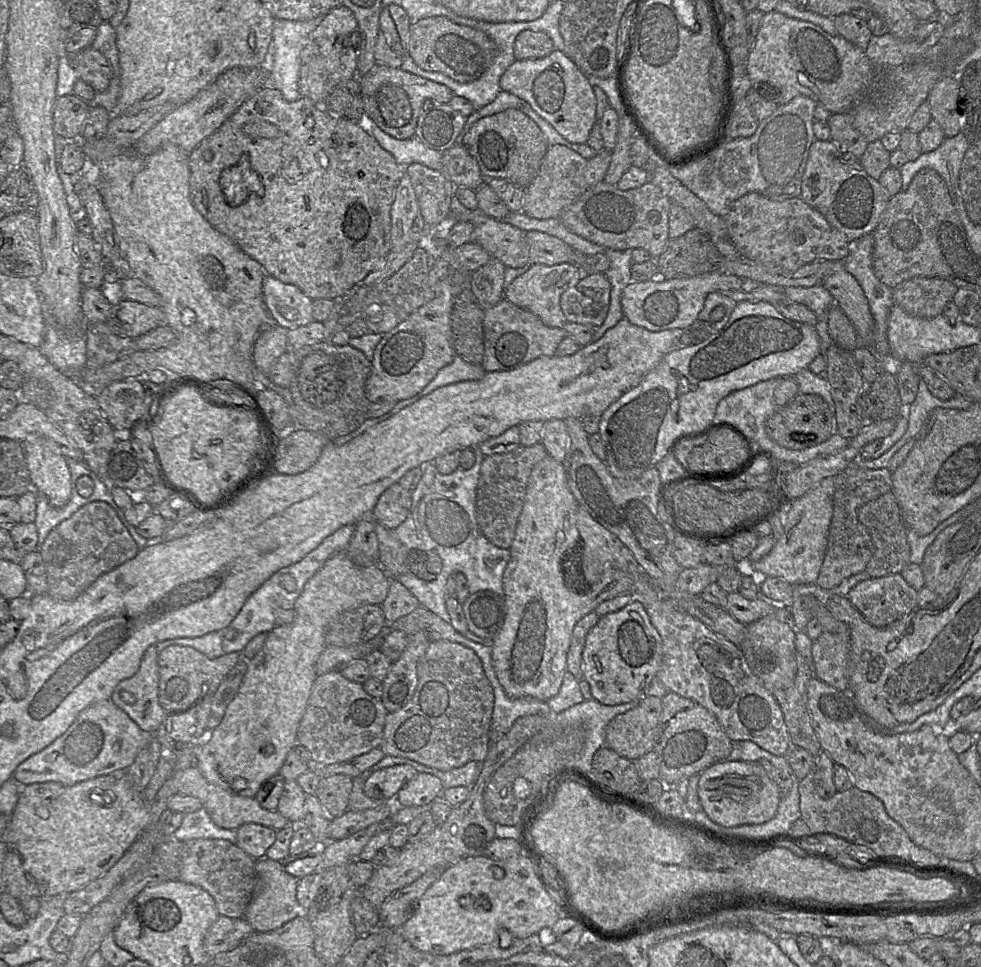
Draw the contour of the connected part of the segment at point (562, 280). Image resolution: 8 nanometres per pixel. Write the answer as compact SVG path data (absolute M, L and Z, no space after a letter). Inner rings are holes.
M529 263L527 265L528 269L524 274L505 285L504 299L531 312L546 326L563 328L567 321L560 308L560 297L570 287L570 282L576 277L578 268L570 263L551 266L540 263Z

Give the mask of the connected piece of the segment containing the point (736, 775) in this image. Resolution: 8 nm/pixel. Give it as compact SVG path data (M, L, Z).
M719 759L707 764L700 773L697 791L702 811L713 822L725 827L768 821L774 816L781 799L777 783L767 775L760 763L742 760Z

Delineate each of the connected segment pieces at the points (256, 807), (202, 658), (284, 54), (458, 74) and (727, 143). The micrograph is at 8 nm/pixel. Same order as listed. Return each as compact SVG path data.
M195 765L183 770L175 770L159 793L160 796L164 797L164 800L174 794L189 795L197 798L215 824L225 829L235 830L235 832L239 826L246 823L257 823L275 830L291 824L277 810L263 808L254 796L240 796L208 781Z
M171 644L158 653L159 666L159 703L166 712L180 712L198 704L204 698L211 697L220 682L240 660L240 653L223 653L216 658L209 658L207 655L190 646Z
M325 15L309 20L275 21L271 41L274 46L273 64L264 87L279 90L287 101L302 97L298 89L300 53Z
M391 4L387 9L396 24L400 39L403 41L403 48L406 49L405 56L410 57L424 71L439 72L461 83L471 82L485 72L496 55L496 44L480 30L457 24L444 16L432 16L410 23L406 11L401 6Z
M798 95L788 103L778 105L774 112L757 125L749 137L728 139L719 137L714 143L700 152L681 159L668 169L683 186L703 201L716 215L725 215L730 205L745 194L757 192L773 200L786 200L800 196L801 178L805 170L811 144L816 140L813 132L814 110L817 102Z

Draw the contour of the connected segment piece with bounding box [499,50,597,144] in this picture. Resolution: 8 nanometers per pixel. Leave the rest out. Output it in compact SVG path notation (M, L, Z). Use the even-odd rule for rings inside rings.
M562 52L527 60L515 60L499 80L501 91L508 92L527 104L548 122L564 139L585 144L591 128L597 123L596 98L588 78Z

